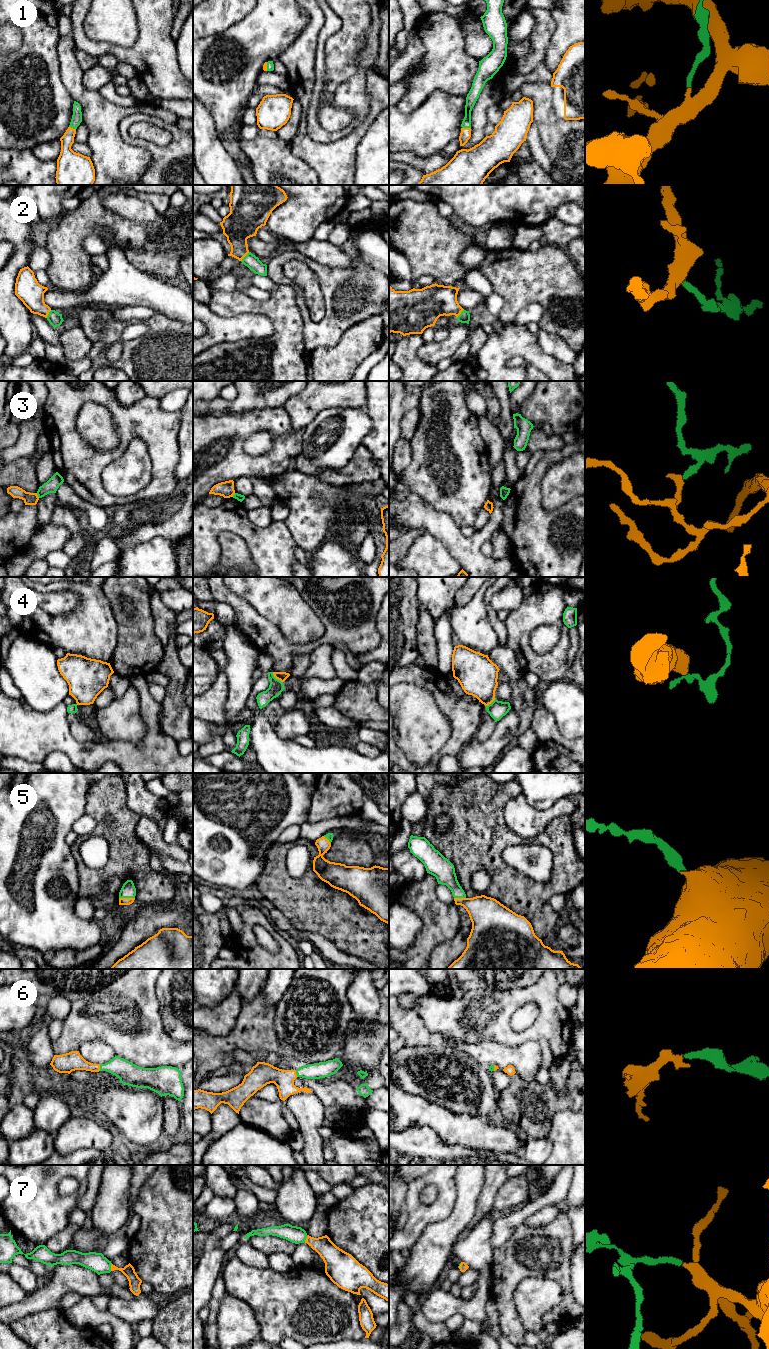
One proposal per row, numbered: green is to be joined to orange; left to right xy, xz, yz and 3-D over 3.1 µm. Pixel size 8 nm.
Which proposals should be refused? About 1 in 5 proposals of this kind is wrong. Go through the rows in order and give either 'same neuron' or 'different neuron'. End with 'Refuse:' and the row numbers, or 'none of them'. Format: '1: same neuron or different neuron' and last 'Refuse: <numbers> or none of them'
1: same neuron
2: same neuron
3: different neuron
4: different neuron
5: same neuron
6: same neuron
7: same neuron
Refuse: 3, 4

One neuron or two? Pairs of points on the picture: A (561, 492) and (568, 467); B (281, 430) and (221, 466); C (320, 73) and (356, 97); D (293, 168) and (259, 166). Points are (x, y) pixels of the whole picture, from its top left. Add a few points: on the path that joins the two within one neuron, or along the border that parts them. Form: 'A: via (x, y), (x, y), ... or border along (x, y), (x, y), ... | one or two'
A: via (561, 486), (568, 478), (568, 473) | one
B: via (278, 449), (262, 465), (240, 465) | one
C: via (314, 102), (313, 124), (324, 135), (351, 126) | one
D: via (285, 168), (267, 166) | one

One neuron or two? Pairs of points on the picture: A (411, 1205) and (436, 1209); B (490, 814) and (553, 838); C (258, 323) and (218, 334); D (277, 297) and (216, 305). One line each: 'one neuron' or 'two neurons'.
A: one neuron
B: one neuron
C: one neuron
D: one neuron

